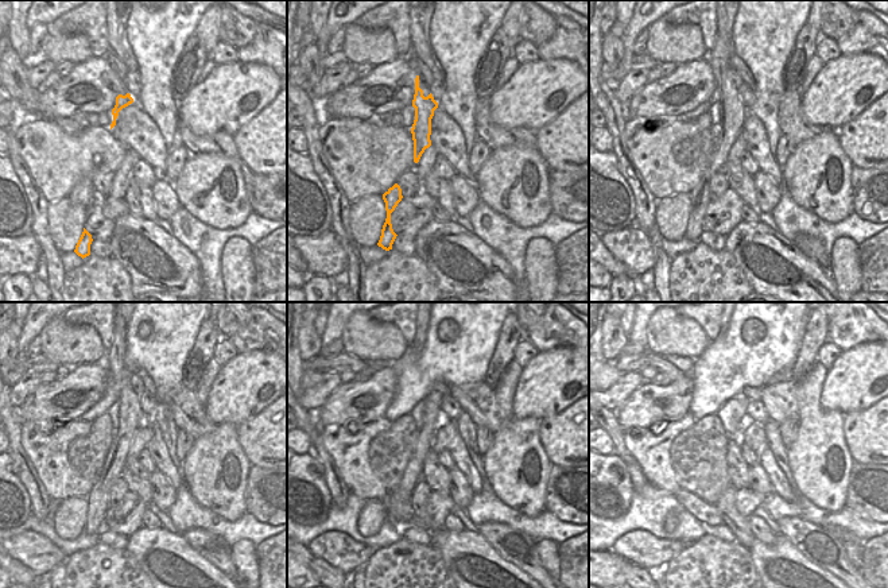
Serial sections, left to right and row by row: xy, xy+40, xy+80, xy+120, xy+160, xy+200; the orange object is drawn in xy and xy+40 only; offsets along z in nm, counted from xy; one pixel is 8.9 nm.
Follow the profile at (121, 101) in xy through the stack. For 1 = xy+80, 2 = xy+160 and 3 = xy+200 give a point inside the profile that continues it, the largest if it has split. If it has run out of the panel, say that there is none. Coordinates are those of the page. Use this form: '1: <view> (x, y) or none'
1: xy+80 (733, 112)
2: xy+160 (399, 511)
3: xy+200 (722, 329)

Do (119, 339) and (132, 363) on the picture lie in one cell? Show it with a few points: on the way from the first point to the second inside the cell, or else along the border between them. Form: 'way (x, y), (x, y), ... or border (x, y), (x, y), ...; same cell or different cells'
border (127, 325), (124, 367), (112, 375); different cells

